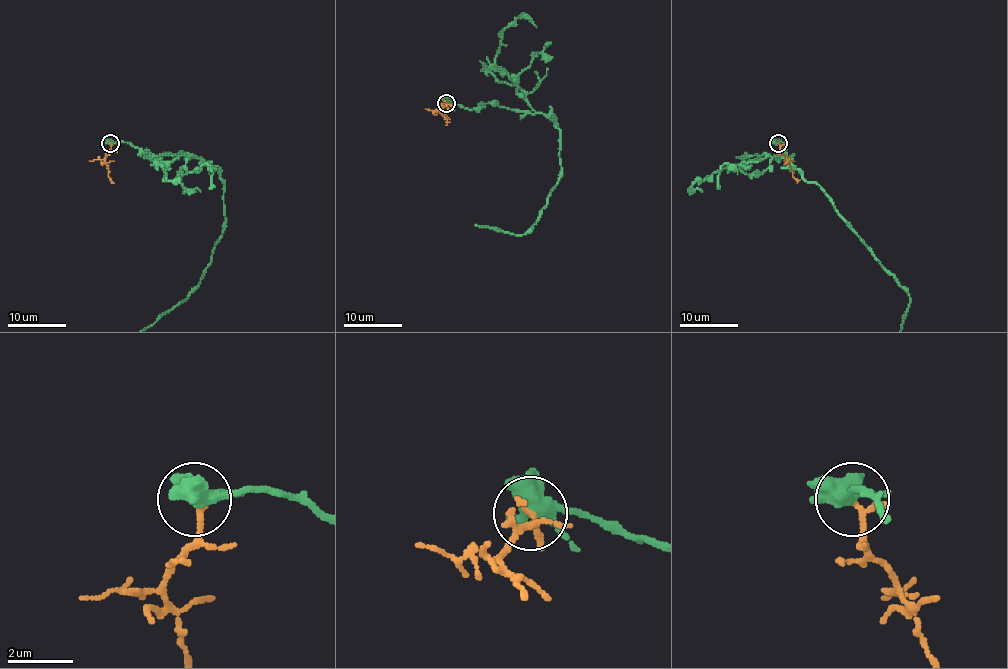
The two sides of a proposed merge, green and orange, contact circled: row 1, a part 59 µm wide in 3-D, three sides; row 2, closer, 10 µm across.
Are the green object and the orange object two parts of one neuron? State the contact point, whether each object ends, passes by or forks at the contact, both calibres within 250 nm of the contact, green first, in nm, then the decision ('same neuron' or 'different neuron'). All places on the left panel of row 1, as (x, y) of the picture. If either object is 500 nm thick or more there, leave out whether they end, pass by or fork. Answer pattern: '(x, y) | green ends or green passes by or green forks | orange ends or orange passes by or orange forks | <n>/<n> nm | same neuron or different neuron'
(110, 143) | green forks | orange passes by | 400/140 nm | different neuron

